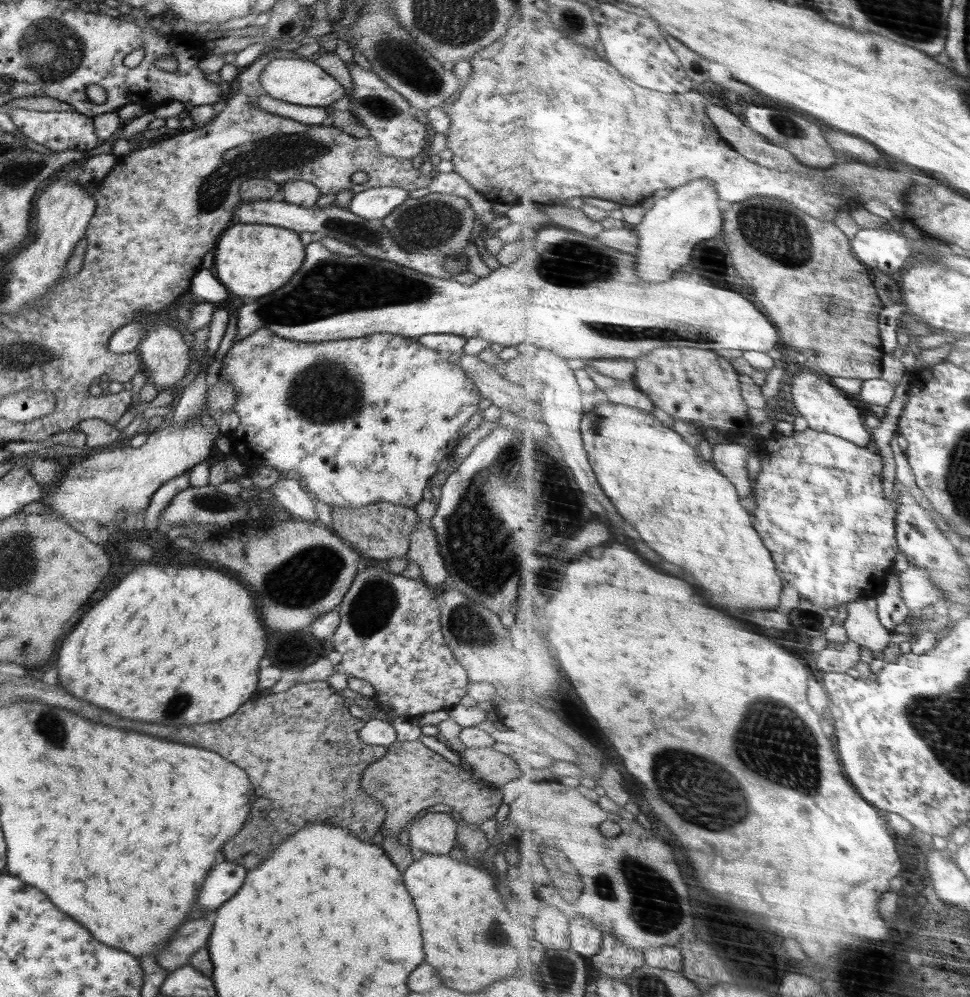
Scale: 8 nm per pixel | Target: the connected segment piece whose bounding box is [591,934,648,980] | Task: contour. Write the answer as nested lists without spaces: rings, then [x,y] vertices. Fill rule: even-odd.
[[[605,934],[602,951],[591,957],[591,963],[603,974],[628,980],[648,962],[644,953],[640,953],[638,949],[622,943],[613,934]]]

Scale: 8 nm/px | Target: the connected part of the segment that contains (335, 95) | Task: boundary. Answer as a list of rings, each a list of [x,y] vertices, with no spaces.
[[[274,58],[264,67],[259,79],[263,92],[268,96],[300,106],[338,106],[345,96],[345,88],[338,80],[314,61],[304,58]]]

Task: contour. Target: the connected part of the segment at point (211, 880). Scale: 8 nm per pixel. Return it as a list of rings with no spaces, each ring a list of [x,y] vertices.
[[[218,862],[204,882],[198,906],[204,908],[206,912],[218,910],[228,898],[236,894],[236,890],[240,890],[244,878],[246,878],[244,866],[232,862]]]

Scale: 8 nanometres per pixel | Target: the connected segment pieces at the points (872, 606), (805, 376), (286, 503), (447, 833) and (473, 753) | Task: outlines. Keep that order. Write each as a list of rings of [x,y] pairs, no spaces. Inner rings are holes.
[[[864,597],[849,603],[849,606],[844,623],[850,639],[875,651],[886,650],[895,643],[894,632],[881,621],[878,597]]]
[[[804,365],[798,366],[798,372],[791,384],[792,395],[797,410],[808,419],[810,426],[820,432],[847,438],[858,444],[858,446],[868,446],[872,442],[873,432],[864,420],[860,408],[852,404],[853,397],[832,384],[830,377],[824,377],[816,371],[804,367]]]
[[[282,475],[281,479],[268,488],[275,499],[287,510],[291,518],[310,520],[318,525],[323,525],[316,515],[316,509],[310,492],[304,488],[302,481],[288,479]]]
[[[437,808],[414,820],[410,828],[410,848],[423,850],[425,854],[451,854],[457,845],[458,821],[446,809]]]
[[[492,746],[465,748],[461,754],[464,756],[465,768],[497,787],[516,780],[525,773],[511,756],[494,750]]]

